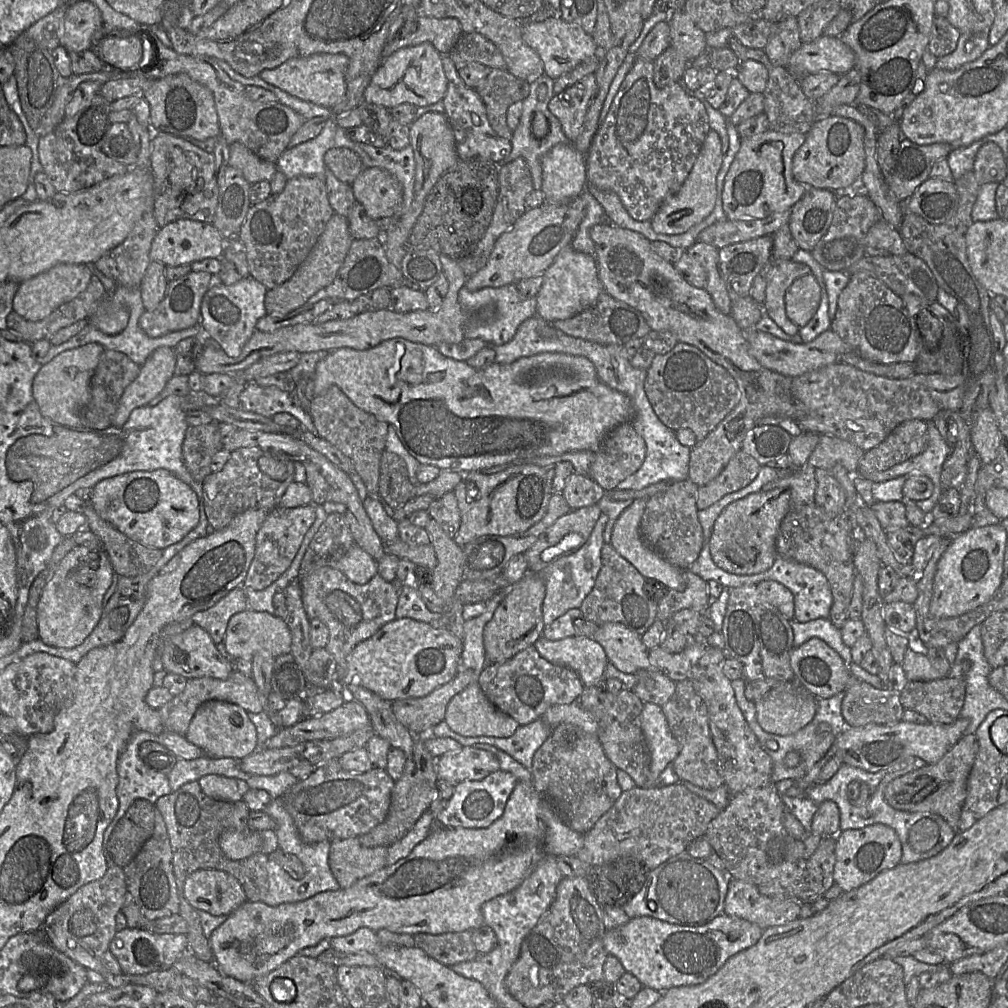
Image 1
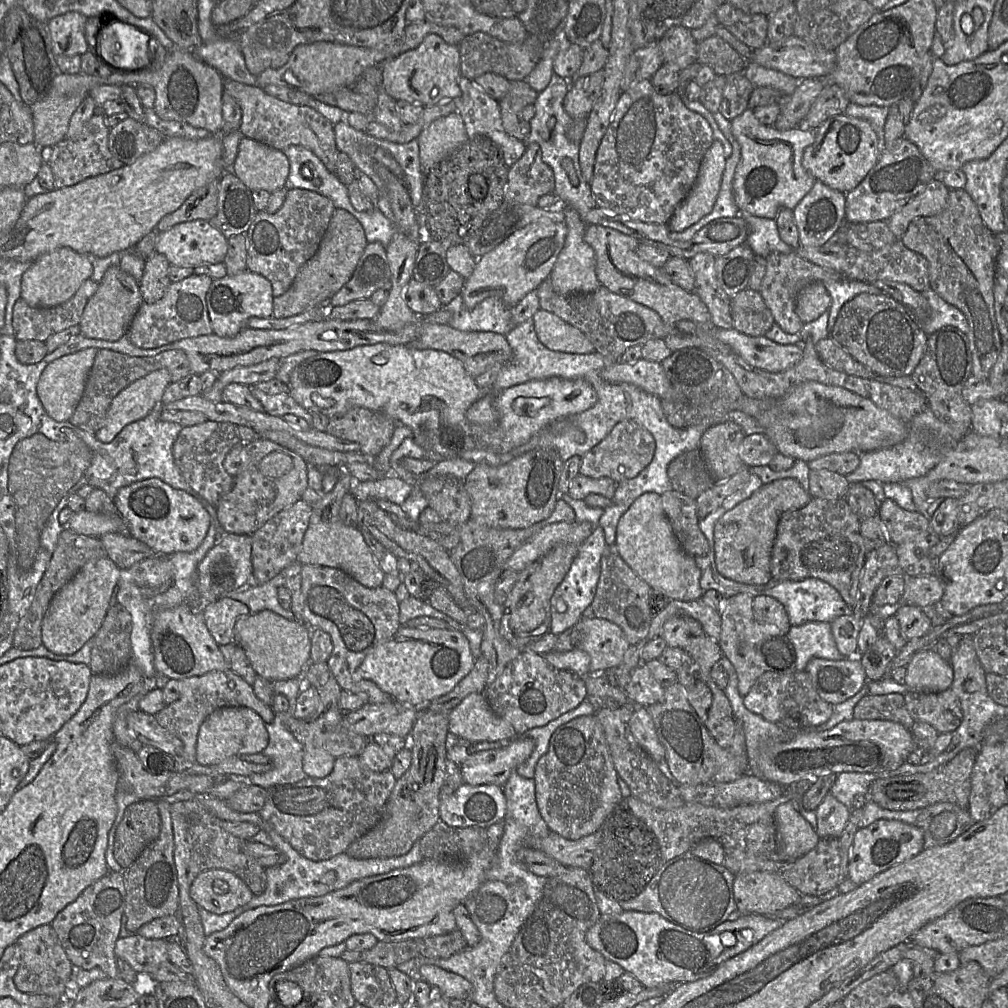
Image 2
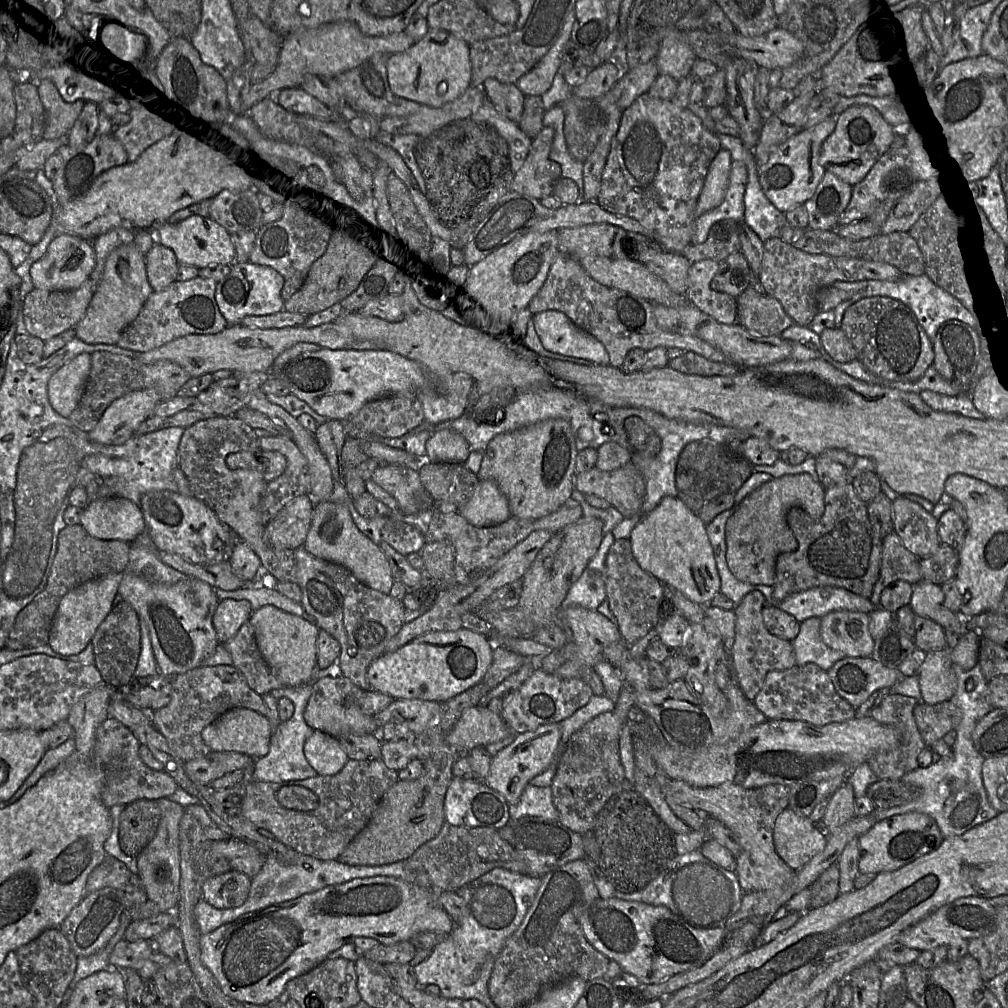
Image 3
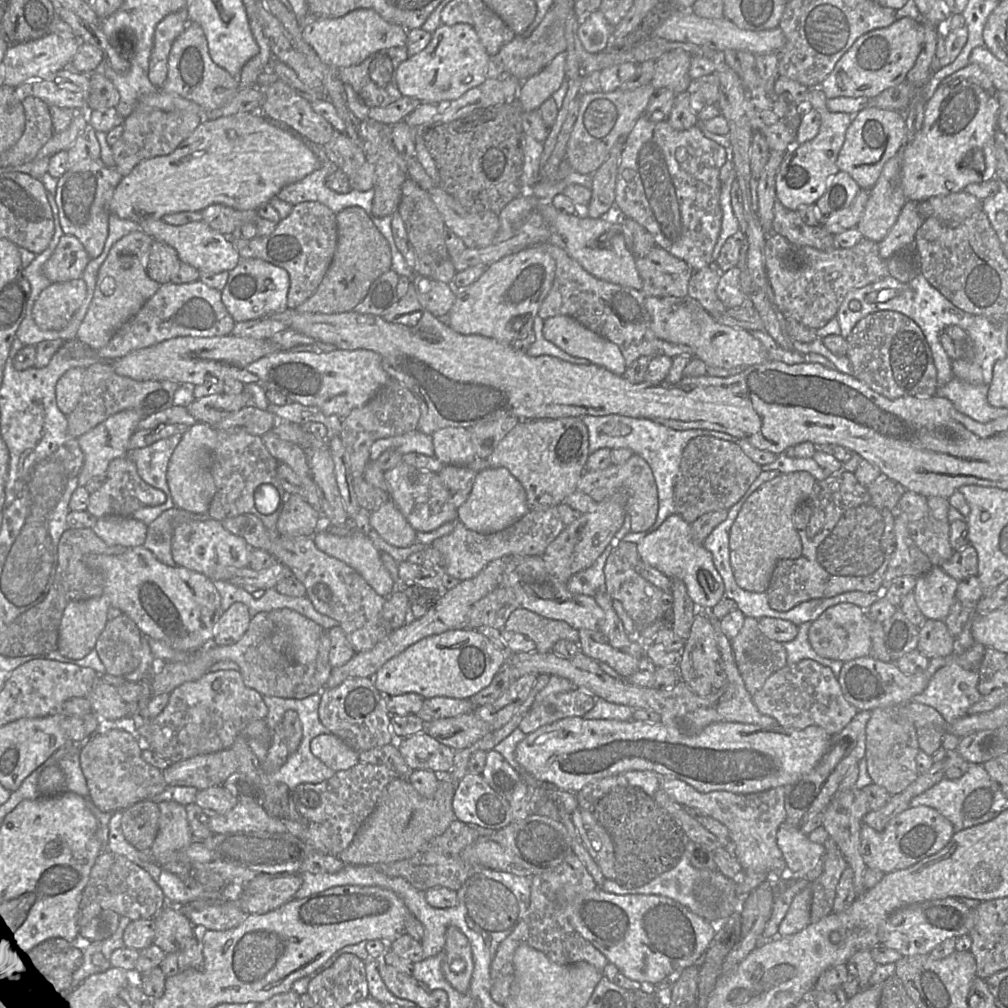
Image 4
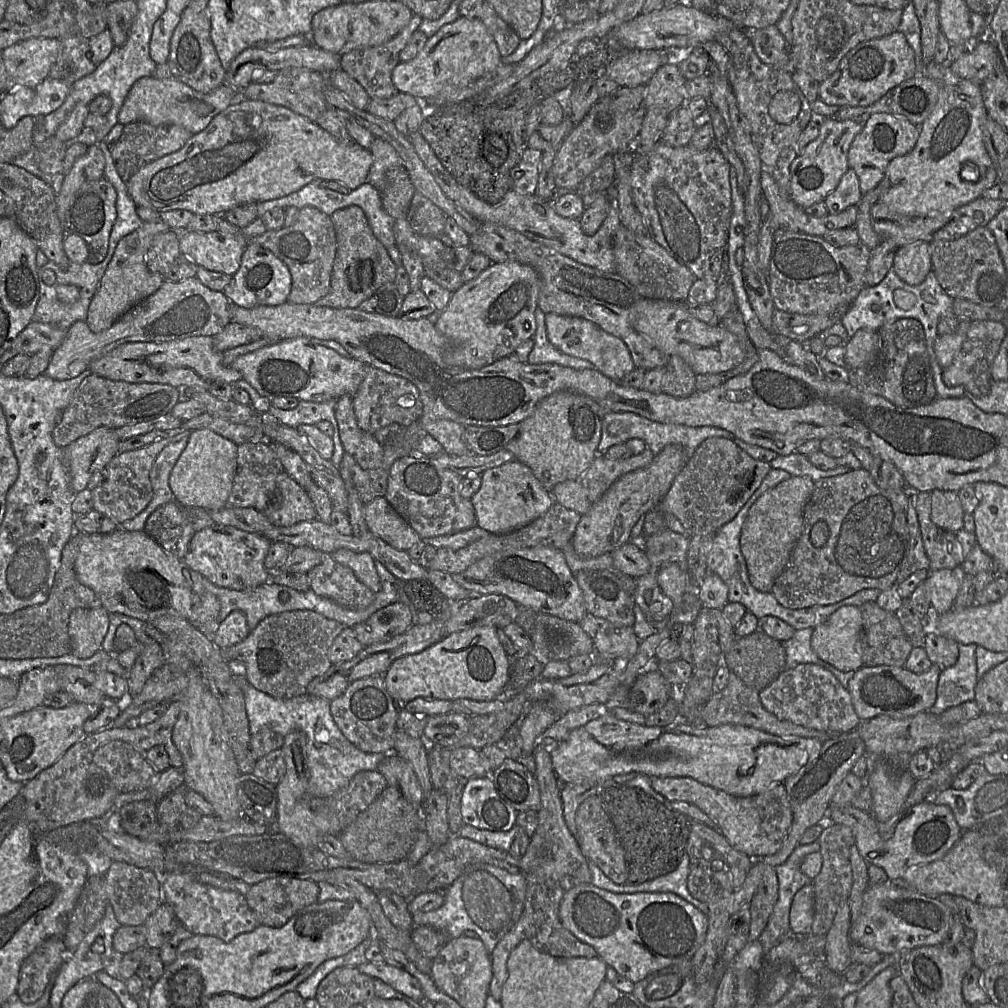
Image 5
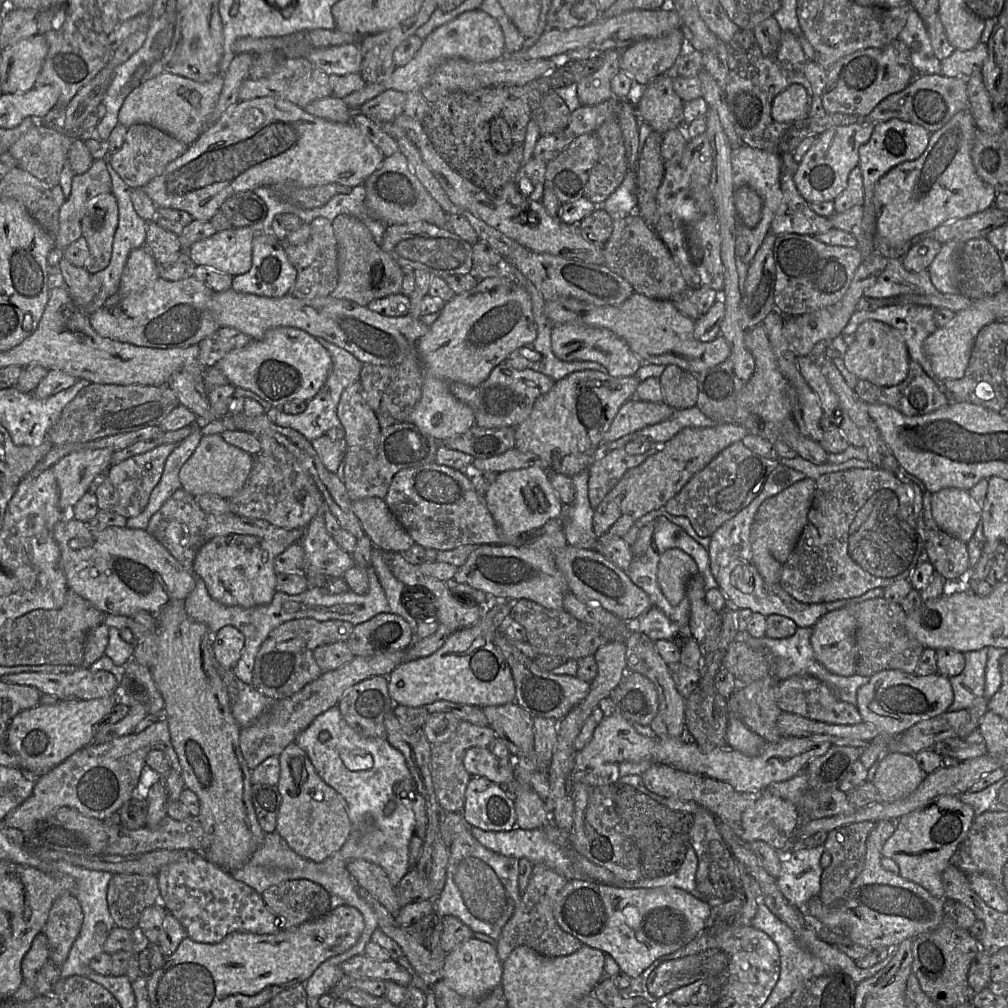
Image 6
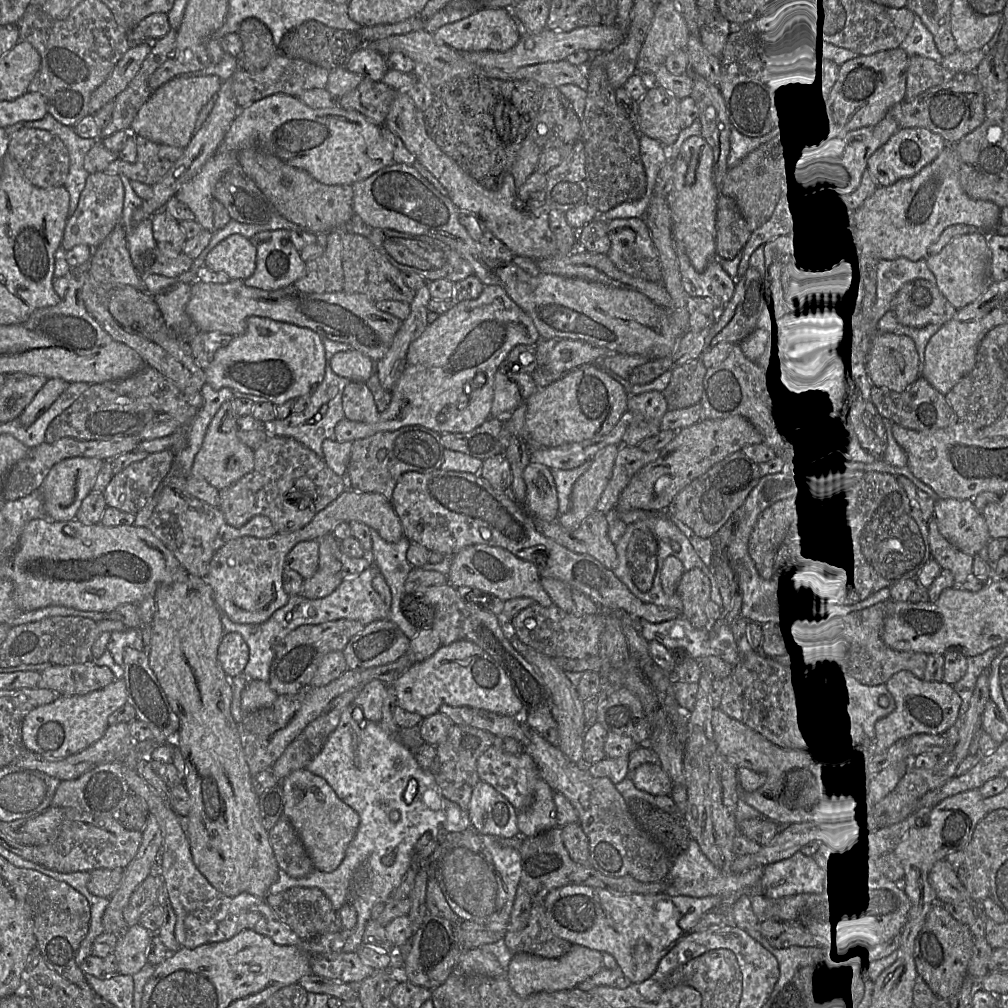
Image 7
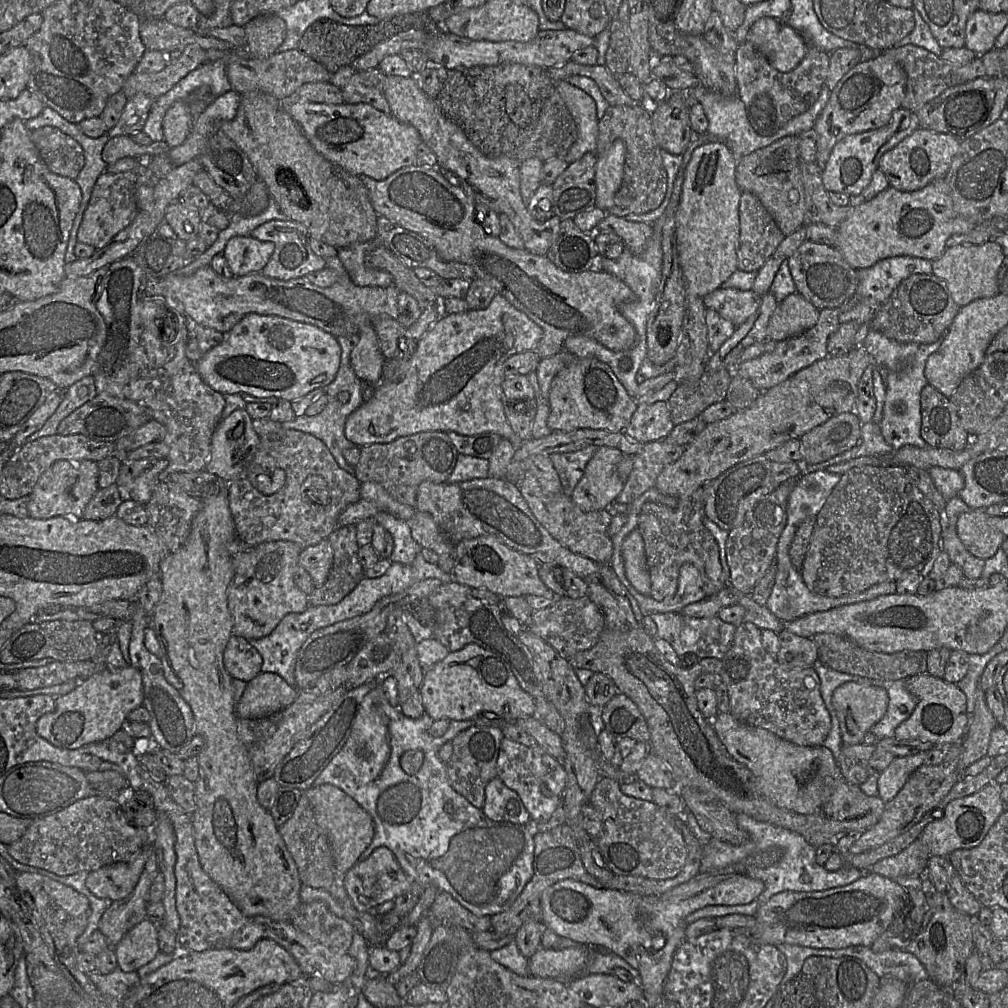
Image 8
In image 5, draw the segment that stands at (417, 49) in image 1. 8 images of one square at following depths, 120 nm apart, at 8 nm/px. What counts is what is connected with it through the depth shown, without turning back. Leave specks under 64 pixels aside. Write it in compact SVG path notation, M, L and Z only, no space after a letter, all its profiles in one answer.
M460 16L454 22L442 26L429 38L415 59L400 62L393 70L392 80L398 92L410 94L422 102L427 102L446 85L469 85L494 70L501 60L497 44L483 22Z

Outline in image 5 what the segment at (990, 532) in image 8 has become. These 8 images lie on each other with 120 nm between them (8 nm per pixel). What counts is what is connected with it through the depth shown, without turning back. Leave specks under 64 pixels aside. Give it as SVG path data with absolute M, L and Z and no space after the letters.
M933 490L930 498L930 518L936 526L953 533L963 529L965 512L956 491Z

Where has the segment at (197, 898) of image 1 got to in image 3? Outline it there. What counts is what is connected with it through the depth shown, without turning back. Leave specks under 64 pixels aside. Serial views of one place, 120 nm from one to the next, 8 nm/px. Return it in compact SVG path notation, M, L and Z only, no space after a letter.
M230 870L203 883L202 899L218 909L235 908L247 900L250 887L250 877Z

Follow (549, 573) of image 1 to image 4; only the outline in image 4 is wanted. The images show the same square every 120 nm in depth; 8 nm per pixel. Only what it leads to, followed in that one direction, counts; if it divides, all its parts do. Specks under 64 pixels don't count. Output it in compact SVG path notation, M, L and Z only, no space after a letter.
M613 539L591 567L570 577L566 585L571 593L594 597L599 592L606 592L604 567L615 542Z

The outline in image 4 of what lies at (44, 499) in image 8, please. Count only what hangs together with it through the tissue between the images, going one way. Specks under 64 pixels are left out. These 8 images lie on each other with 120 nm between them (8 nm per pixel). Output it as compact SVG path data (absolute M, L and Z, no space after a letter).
M123 410L77 438L84 454L79 486L84 487L93 477L105 474L115 458L126 455L130 438L142 419L135 410Z

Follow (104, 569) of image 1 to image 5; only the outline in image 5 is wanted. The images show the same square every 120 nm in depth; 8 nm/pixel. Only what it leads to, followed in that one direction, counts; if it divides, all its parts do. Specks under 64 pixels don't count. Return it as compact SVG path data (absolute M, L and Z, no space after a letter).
M102 606L77 608L69 616L71 654L87 659L100 648L109 627L109 612Z

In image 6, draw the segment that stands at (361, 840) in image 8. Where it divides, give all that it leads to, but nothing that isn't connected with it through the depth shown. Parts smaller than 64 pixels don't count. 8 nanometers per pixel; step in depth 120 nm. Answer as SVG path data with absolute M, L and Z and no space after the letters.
M290 743L279 755L280 777L277 784L281 794L276 831L299 856L313 861L323 862L341 849L353 829L344 798L323 781L316 772L307 753L296 743Z

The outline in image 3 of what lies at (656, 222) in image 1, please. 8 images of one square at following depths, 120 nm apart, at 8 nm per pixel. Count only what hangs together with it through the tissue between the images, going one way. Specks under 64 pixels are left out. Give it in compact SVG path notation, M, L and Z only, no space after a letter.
M721 148L712 160L695 209L696 218L716 208L723 201L732 162L730 152L724 148Z

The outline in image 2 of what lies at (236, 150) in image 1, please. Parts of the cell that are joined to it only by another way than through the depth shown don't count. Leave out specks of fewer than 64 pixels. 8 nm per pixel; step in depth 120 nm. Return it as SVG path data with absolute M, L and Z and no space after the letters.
M242 138L232 172L250 190L265 190L270 194L285 187L290 163L286 155L273 147L250 138Z

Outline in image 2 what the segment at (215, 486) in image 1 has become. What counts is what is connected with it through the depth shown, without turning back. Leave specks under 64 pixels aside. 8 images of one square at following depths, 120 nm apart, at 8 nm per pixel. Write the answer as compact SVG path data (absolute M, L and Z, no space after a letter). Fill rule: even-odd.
M264 438L242 445L244 452L241 455L240 471L234 477L231 491L219 500L215 510L217 519L226 533L253 535L277 513L301 500L309 487L309 465L297 453ZM272 452L283 453L292 459L292 469L279 478L266 478L259 470L261 460Z

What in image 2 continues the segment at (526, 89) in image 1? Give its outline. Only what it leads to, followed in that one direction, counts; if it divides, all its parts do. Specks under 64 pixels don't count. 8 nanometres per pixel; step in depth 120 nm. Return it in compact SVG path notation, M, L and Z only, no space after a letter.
M525 80L512 81L508 92L498 101L505 131L520 141L526 141L531 132L530 122L522 117L522 110L534 104L537 94Z

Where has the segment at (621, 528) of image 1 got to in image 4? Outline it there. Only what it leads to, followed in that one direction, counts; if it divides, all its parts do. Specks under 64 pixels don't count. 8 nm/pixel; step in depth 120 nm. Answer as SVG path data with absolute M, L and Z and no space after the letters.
M678 513L667 517L659 528L646 534L636 545L641 560L670 579L680 579L685 583L690 598L699 609L711 610L725 597L724 582L714 565L711 552L693 539L691 524Z

